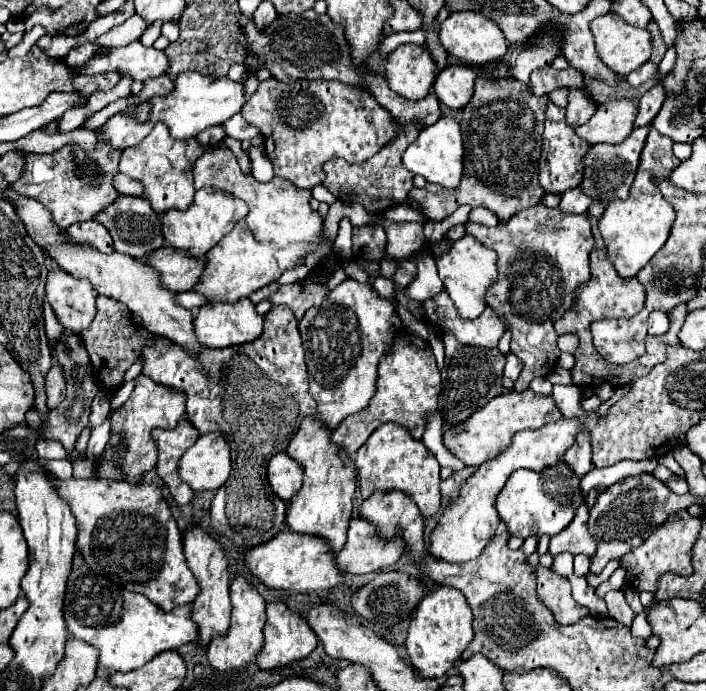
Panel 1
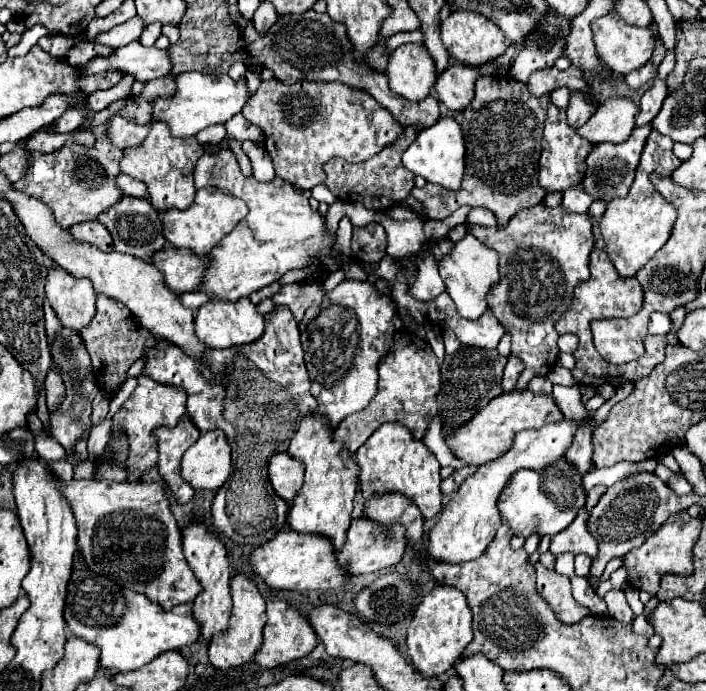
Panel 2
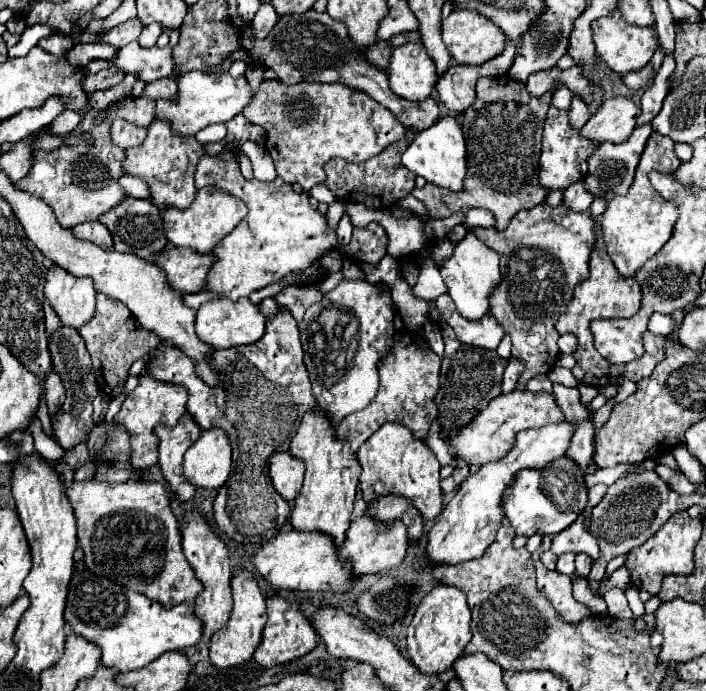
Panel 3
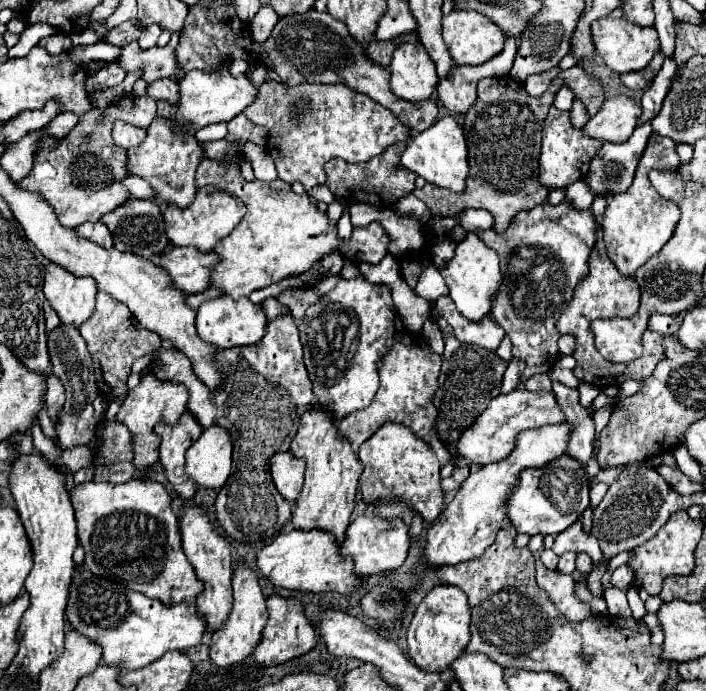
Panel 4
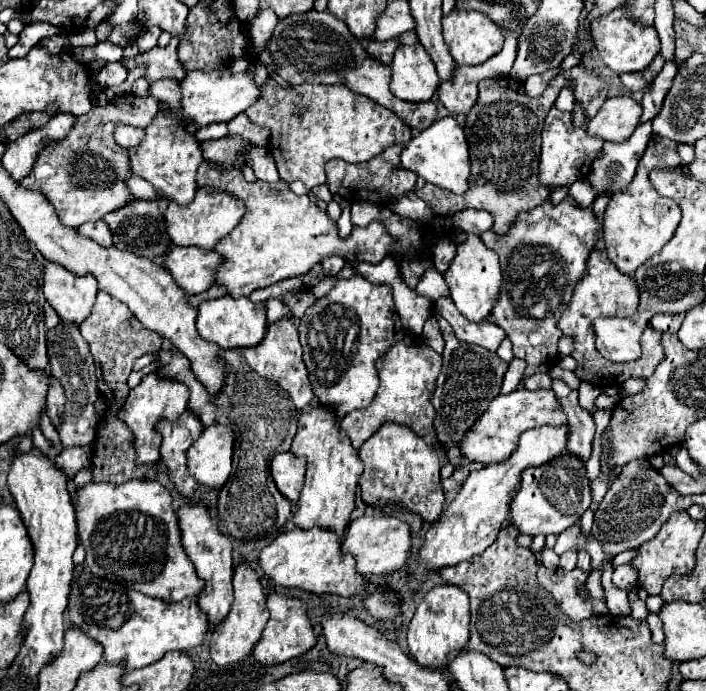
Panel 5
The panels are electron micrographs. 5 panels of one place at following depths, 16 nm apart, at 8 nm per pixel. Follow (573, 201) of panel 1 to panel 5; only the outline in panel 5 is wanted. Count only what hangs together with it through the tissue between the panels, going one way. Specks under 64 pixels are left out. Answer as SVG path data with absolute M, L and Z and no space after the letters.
M578 180L576 184L572 184L568 194L570 194L570 196L578 202L578 206L582 206L582 208L592 206L594 198L598 196L598 194L592 192L592 184L588 184L588 180Z

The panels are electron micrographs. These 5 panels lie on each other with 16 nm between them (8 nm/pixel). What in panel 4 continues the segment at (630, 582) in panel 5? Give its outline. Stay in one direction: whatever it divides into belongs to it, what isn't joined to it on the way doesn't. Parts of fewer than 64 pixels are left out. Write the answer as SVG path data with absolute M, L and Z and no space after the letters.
M628 564L618 566L614 570L614 574L612 574L612 584L618 586L618 588L624 588L624 590L632 588L634 586L634 580L636 580L636 574L632 572L632 568Z

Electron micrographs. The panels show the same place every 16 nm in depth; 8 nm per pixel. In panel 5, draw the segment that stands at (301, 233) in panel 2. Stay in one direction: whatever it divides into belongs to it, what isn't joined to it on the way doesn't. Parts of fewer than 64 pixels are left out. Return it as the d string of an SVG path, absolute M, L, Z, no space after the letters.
M202 162L196 174L196 182L198 186L214 186L218 190L230 192L246 204L246 214L242 216L238 226L216 244L216 252L224 256L224 262L218 268L216 278L218 278L218 284L230 290L232 298L250 296L252 290L266 288L270 284L276 284L292 276L302 276L312 266L320 264L324 258L330 258L330 256L340 256L348 262L364 260L364 262L378 264L390 254L398 262L398 274L402 282L406 282L410 288L416 288L422 274L428 268L432 268L432 248L436 246L436 238L438 242L450 240L456 246L466 240L466 234L460 234L454 238L450 230L438 232L434 226L422 224L420 226L422 244L418 248L406 248L406 254L404 254L404 250L400 248L392 250L396 238L390 236L390 232L380 220L372 220L368 226L354 226L348 238L340 238L336 222L330 220L330 216L324 210L320 210L308 198L308 194L296 196L288 188L286 182L268 184L268 182L258 180L250 184L244 180L242 172L236 172L236 168L230 172L222 172L210 162Z

